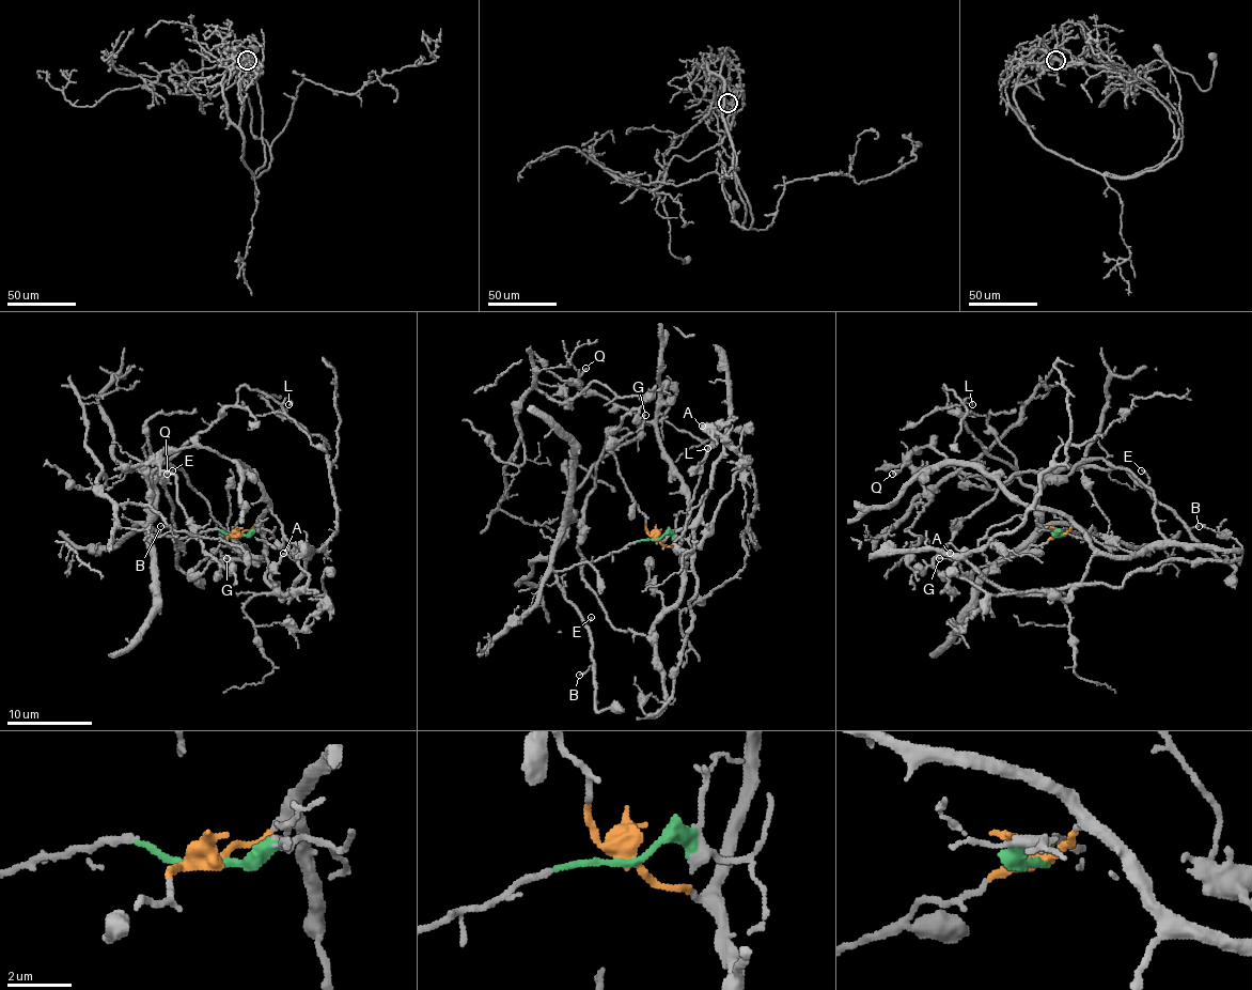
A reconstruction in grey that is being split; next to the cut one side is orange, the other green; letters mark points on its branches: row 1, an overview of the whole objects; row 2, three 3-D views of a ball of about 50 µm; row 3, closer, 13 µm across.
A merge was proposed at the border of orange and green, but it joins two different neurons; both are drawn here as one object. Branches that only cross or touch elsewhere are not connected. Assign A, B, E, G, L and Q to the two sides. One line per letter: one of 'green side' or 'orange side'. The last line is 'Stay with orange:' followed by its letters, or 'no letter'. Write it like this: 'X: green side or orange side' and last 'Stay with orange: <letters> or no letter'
A: orange side
B: green side
E: green side
G: orange side
L: green side
Q: orange side
Stay with orange: A, G, Q

